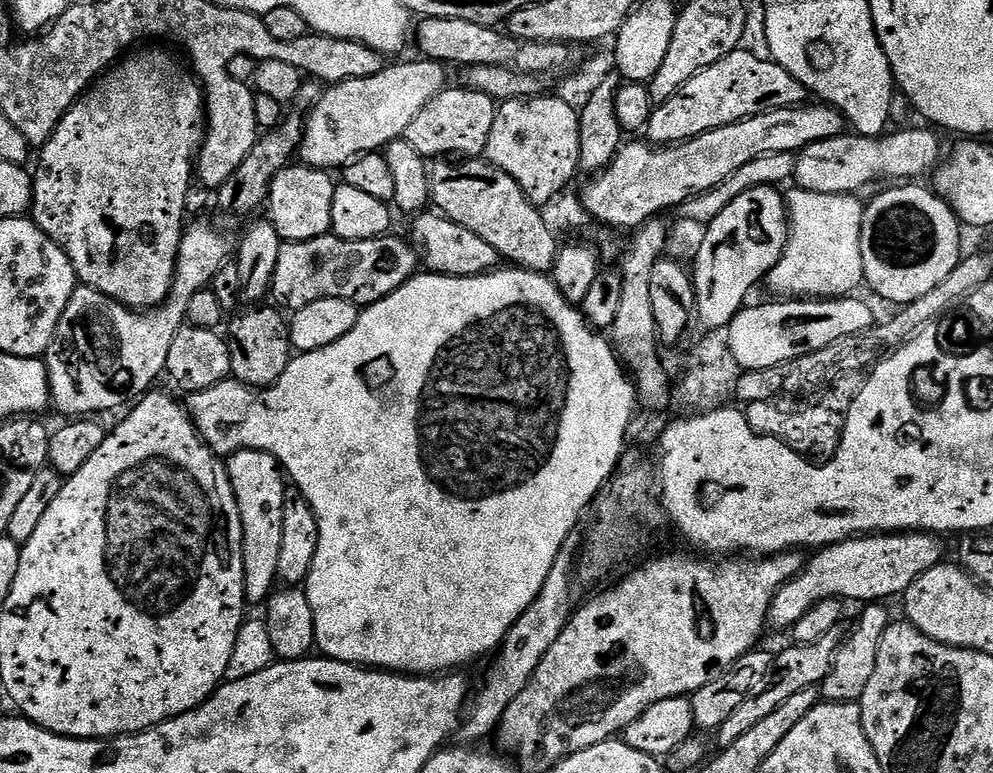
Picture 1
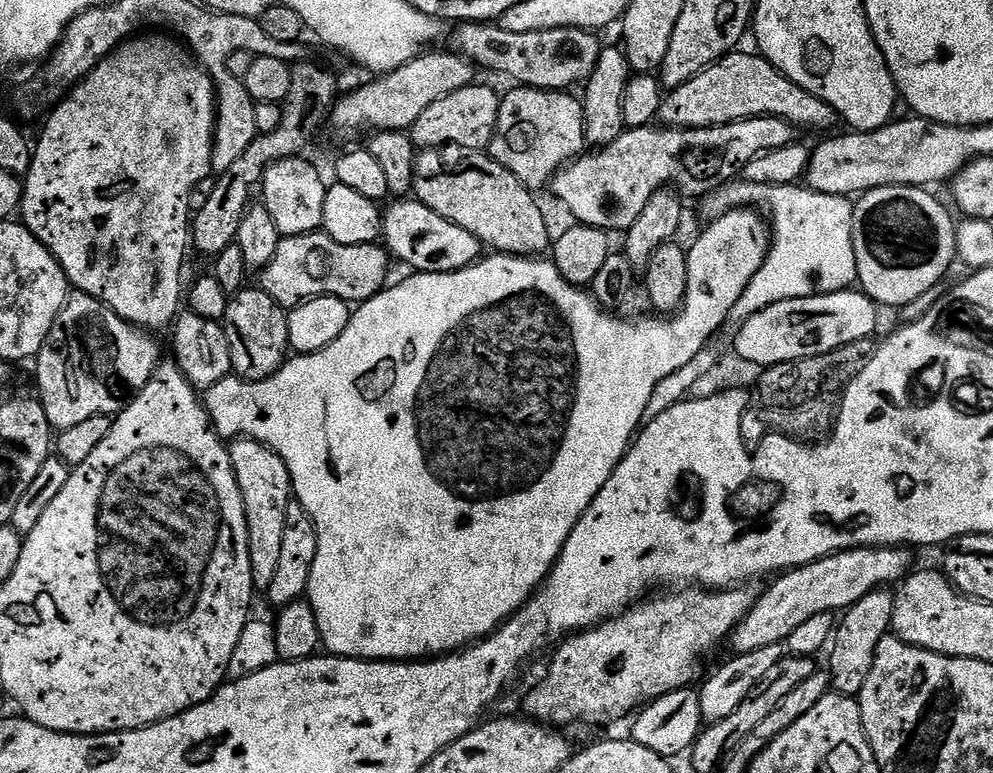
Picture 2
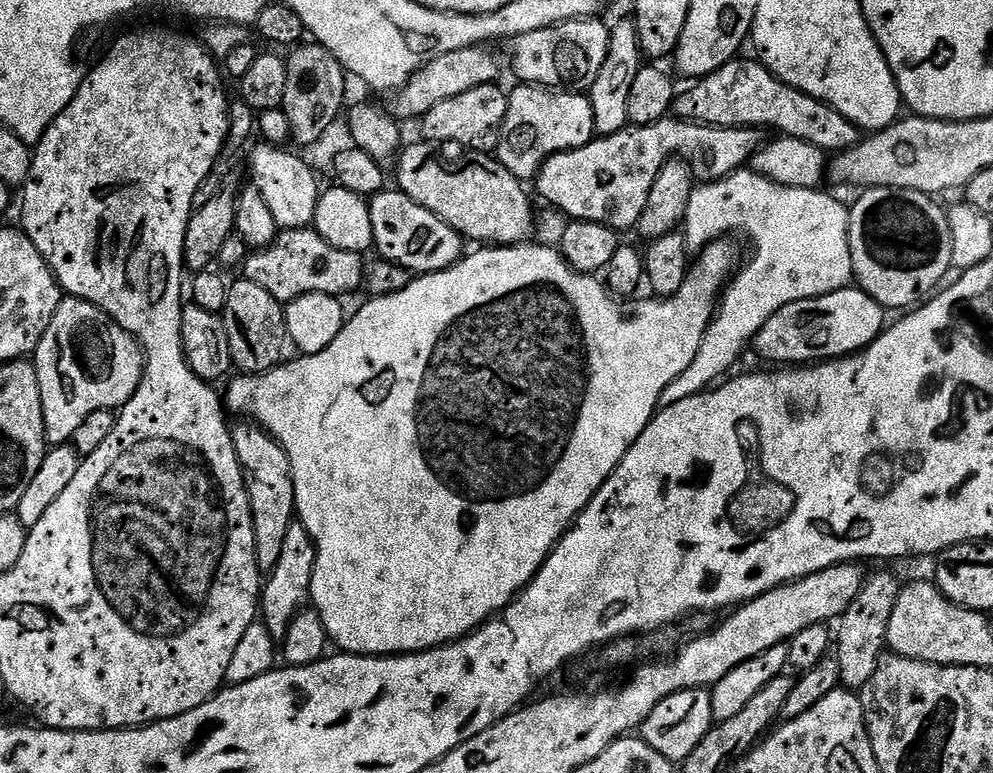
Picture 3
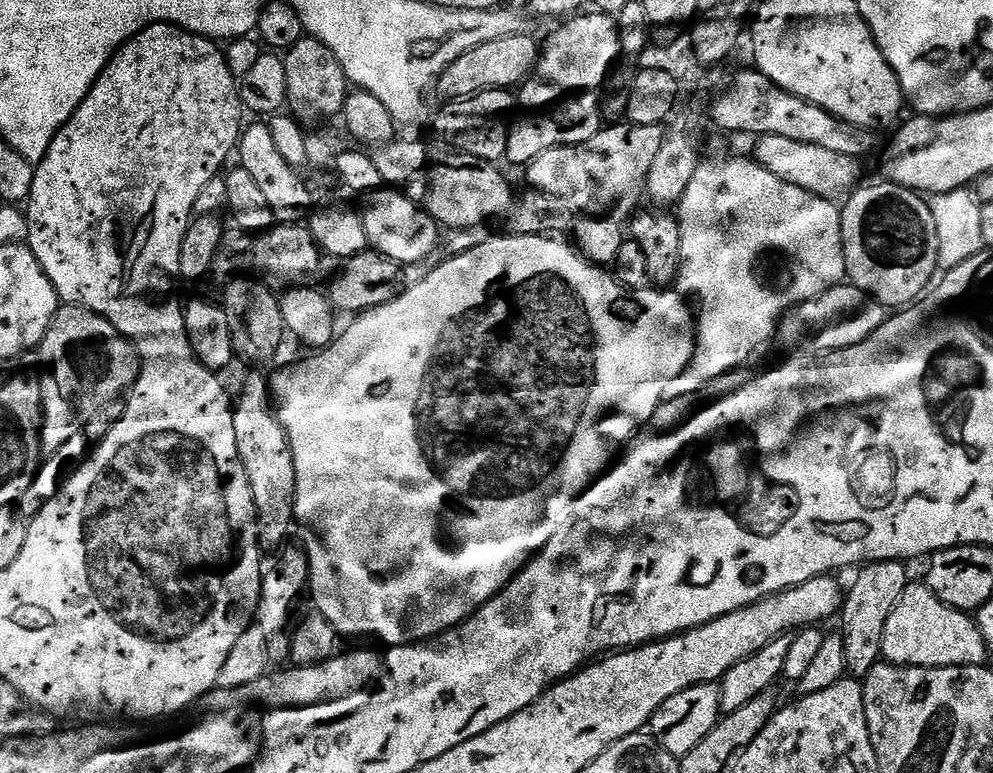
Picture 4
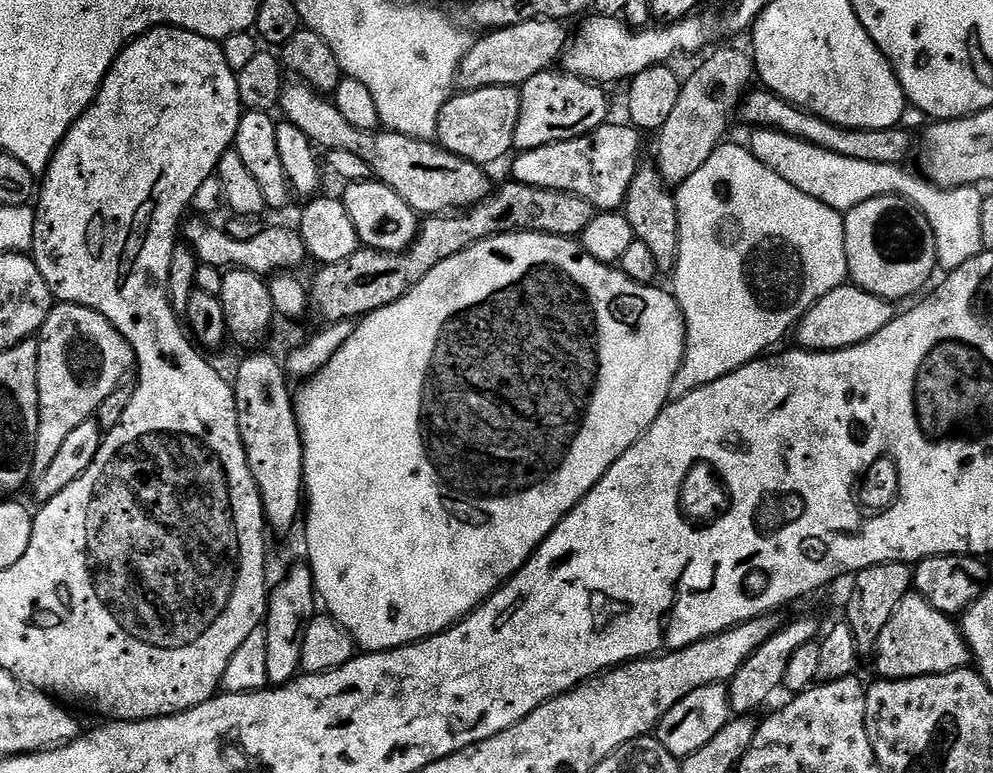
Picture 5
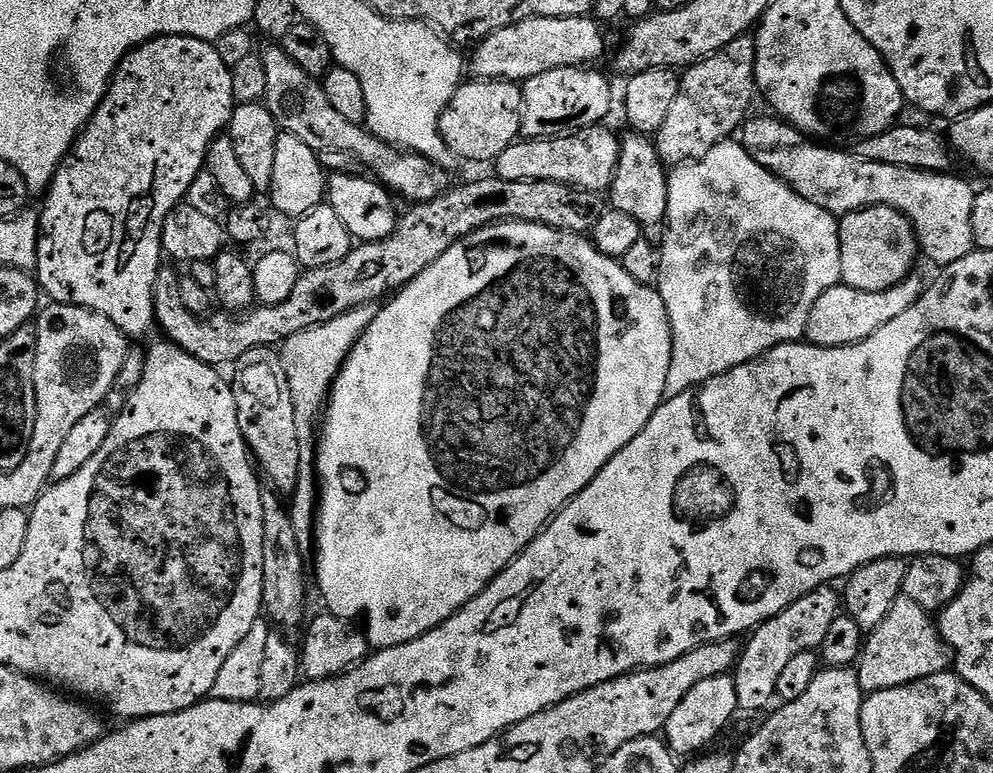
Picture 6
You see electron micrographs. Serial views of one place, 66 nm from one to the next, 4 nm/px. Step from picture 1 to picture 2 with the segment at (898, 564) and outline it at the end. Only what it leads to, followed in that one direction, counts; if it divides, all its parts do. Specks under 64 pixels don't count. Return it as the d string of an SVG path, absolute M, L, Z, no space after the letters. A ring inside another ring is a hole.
M907 547L847 548L813 564L777 575L769 583L773 584L761 596L755 597L746 618L732 632L732 652L745 656L766 646L784 644L790 634L794 634L798 626L810 622L810 618L827 612L843 613L850 606L854 606L858 598L866 598L866 594L892 586L888 584L899 585L904 577L913 571L911 554L913 555Z

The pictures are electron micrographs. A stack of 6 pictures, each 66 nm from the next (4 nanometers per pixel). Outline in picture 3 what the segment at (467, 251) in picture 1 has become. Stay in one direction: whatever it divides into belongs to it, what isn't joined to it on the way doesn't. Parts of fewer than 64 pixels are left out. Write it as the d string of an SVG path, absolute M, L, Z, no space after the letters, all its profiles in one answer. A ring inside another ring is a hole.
M380 192L371 197L368 209L370 223L374 226L375 251L380 251L384 255L381 257L395 264L397 268L412 274L444 272L461 260L466 244L460 233L455 232L442 218L426 210L426 206L418 206L418 202L414 202L404 192Z

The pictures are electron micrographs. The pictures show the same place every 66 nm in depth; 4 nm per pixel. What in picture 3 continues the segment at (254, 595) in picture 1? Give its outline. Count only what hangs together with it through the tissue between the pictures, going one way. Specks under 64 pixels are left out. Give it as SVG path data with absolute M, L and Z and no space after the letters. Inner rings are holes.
M255 422L237 424L240 425L232 428L232 441L244 475L244 485L248 491L248 501L254 522L256 561L261 573L270 574L274 566L278 566L278 557L282 554L286 530L290 530L296 516L292 463L283 446L259 424Z

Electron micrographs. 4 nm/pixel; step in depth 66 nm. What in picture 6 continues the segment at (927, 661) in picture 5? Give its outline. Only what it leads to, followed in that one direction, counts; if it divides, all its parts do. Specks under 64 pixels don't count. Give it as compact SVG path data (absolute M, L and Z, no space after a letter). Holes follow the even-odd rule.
M900 595L898 602L886 614L875 630L867 633L864 647L860 649L858 671L860 688L865 694L878 690L890 690L930 678L939 672L949 671L950 649L940 636L937 621L918 602Z

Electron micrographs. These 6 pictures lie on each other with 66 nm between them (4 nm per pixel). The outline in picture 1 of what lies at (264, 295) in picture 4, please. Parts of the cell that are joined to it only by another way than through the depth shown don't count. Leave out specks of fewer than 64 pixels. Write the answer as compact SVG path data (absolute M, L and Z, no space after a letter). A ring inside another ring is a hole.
M252 306L244 310L248 312L233 315L232 325L230 320L226 331L228 349L232 355L232 376L253 390L269 388L278 378L282 378L294 355L292 333L285 313L275 307L264 307Z

